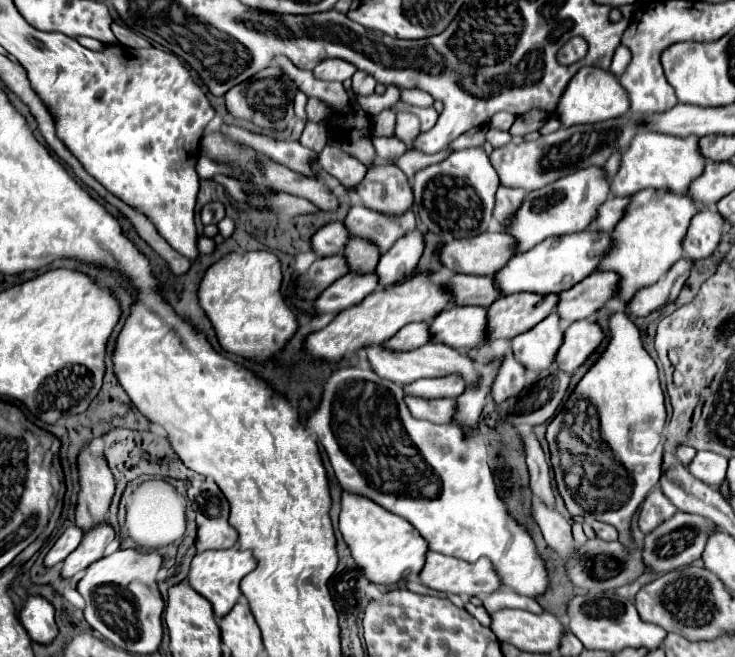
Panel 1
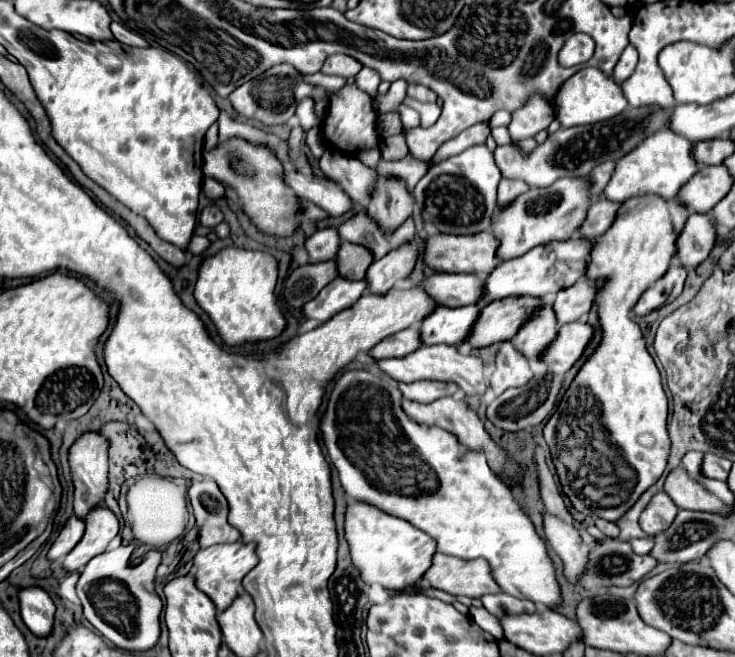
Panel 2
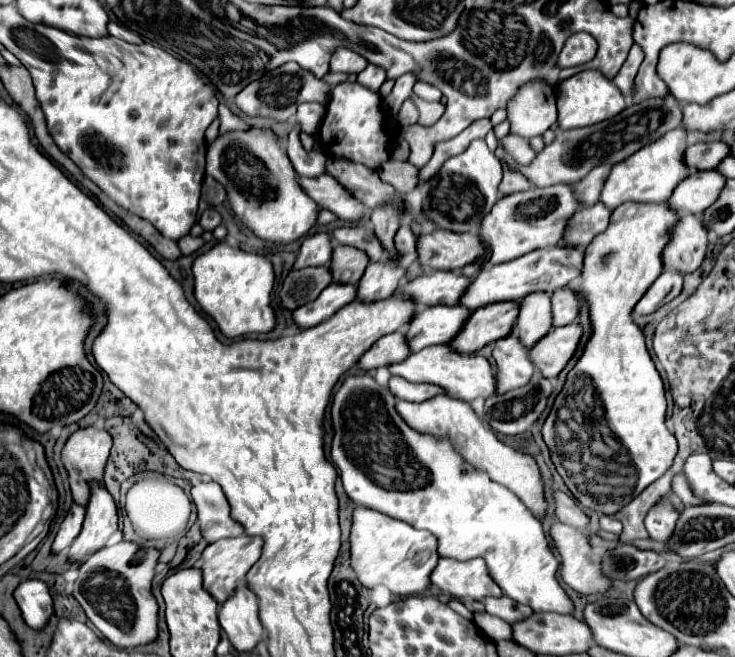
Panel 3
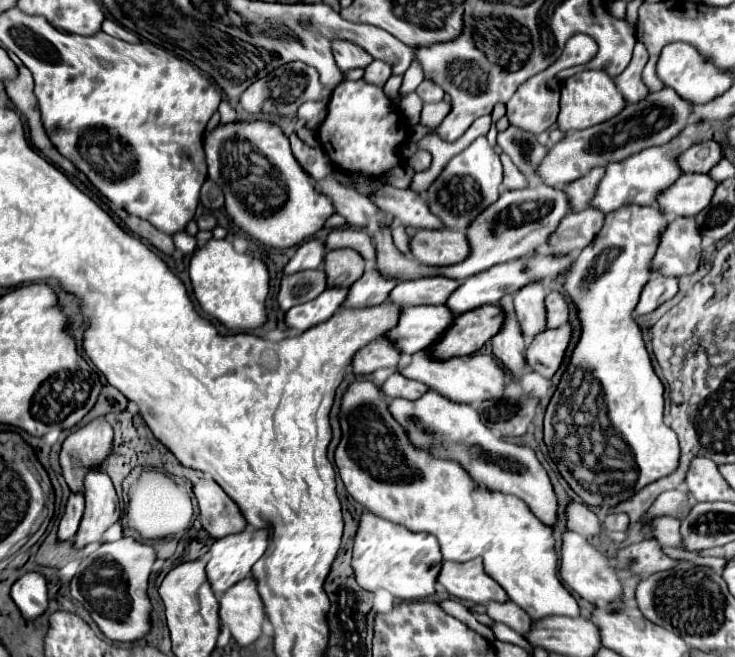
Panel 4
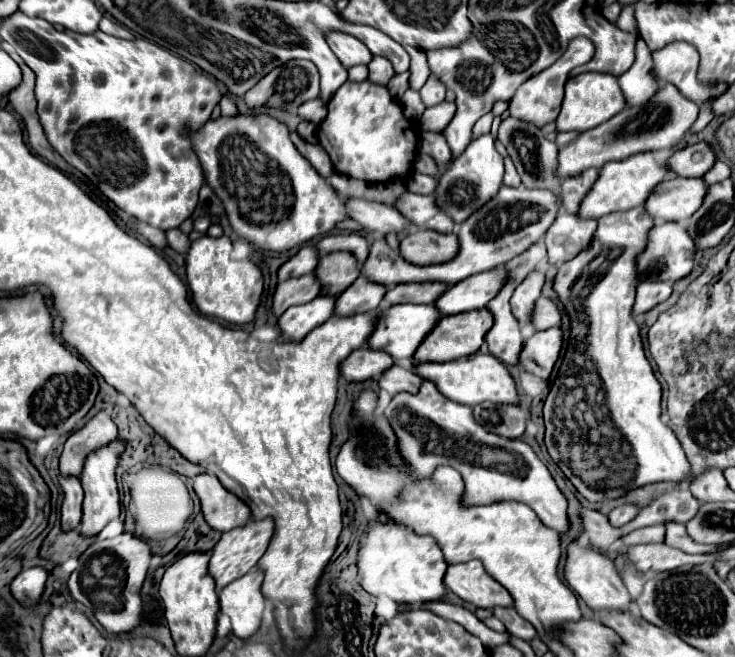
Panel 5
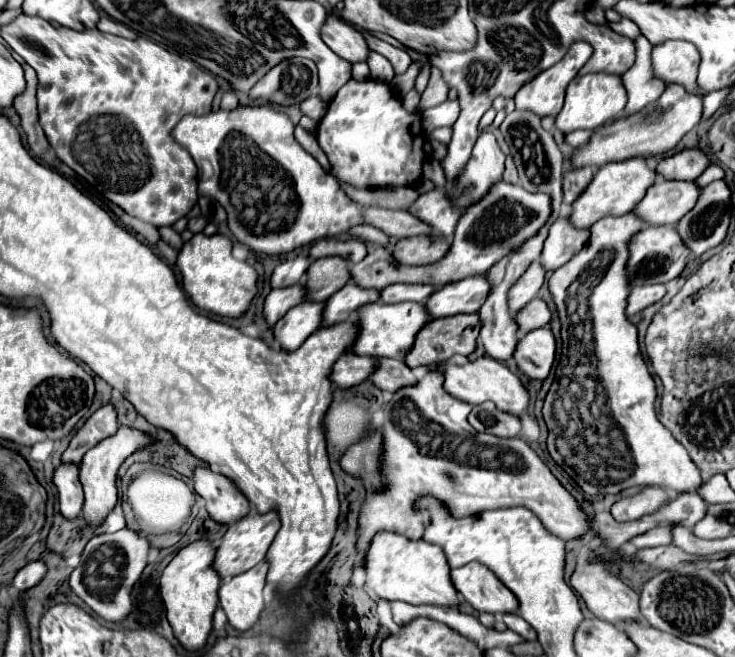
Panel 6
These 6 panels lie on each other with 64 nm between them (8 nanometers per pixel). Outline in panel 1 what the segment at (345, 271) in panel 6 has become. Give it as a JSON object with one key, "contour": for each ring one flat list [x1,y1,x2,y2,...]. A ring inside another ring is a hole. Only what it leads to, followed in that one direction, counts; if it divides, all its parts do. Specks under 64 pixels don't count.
{"contour":[[356,236,356,238,350,238,350,242,346,244,344,256,346,256,352,272,366,274,366,272,372,272,372,268,376,268,378,260,380,260,380,250,374,248,374,244,370,240,360,240]]}

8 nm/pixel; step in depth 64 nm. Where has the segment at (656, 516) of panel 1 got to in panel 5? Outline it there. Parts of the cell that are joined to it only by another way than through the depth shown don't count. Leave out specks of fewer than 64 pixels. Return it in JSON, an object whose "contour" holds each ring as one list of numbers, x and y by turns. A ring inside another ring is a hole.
{"contour":[[666,522,666,536,664,536,664,544,672,546,672,548,678,548,682,552,688,552,688,554,706,554,706,552,712,552,716,550,718,546,704,546,704,544,696,544,684,530,684,524,680,522]]}

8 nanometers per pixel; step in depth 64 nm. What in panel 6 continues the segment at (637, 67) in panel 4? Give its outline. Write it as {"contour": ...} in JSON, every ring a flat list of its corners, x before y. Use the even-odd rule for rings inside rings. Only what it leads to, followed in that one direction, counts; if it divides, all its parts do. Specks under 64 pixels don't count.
{"contour":[[638,36,634,44,636,44,636,62,626,74,622,74,622,84,628,92,628,104,622,116,630,116,632,112,642,110,648,102,656,102,666,88,666,84,658,80,652,72,650,62,652,44,644,36]]}

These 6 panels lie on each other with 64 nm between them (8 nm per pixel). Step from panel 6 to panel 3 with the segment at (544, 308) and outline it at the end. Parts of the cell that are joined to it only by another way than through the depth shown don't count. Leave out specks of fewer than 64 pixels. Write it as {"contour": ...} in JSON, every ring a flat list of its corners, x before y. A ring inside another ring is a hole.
{"contour":[[560,288,552,296,552,316,554,316,554,326,566,326,576,320,580,314,580,304,582,304,582,294,574,288]]}

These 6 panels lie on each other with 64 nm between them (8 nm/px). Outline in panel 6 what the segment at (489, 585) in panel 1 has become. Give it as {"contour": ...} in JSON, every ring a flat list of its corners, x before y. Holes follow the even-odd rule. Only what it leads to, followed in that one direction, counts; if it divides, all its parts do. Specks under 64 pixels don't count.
{"contour":[[468,562,450,572,452,586,470,602,478,612,490,614,516,614,516,596,480,562]]}

